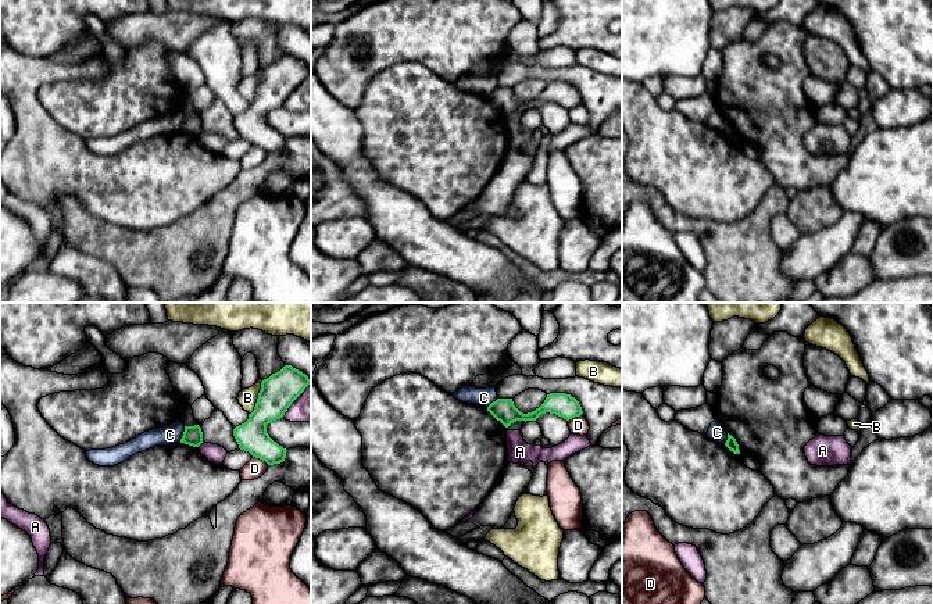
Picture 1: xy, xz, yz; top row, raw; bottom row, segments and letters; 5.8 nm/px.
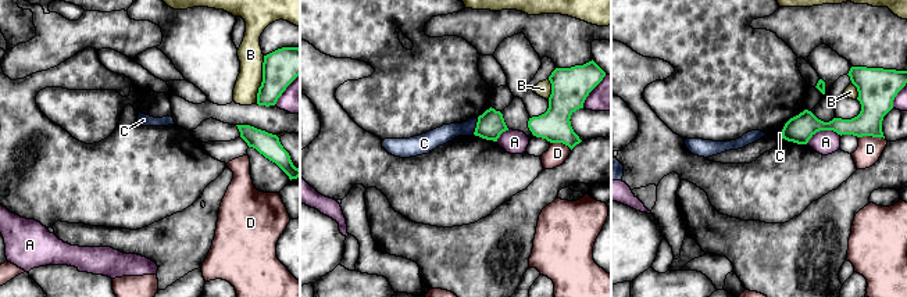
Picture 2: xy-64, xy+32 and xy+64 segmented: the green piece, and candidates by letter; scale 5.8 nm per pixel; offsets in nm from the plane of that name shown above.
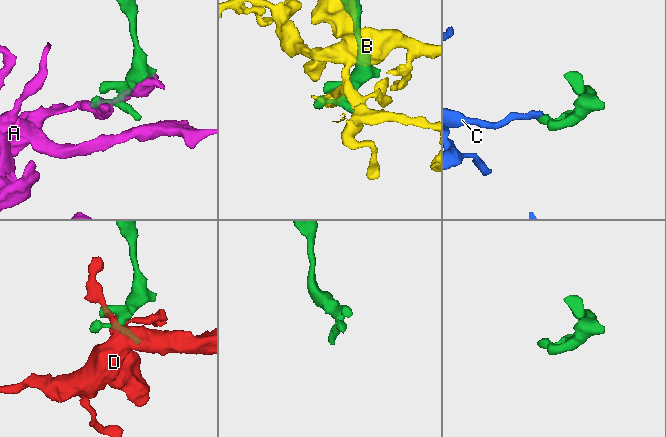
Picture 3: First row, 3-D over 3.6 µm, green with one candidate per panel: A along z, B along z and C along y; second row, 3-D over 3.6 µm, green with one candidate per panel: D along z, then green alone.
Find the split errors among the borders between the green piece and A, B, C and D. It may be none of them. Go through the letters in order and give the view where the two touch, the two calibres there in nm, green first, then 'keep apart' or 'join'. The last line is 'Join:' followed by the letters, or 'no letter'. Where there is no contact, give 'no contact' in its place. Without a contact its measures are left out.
A: contact in xy; calibres 200 and 180 nm; keep apart
B: contact in xy; calibres 200 and 110 nm; keep apart
C: contact in xy; calibres 110 and 110 nm; keep apart
D: contact in xy; calibres 180 and 110 nm; keep apart
Join: no letter

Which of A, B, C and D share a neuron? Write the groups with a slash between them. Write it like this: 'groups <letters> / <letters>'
groups A / B / C / D

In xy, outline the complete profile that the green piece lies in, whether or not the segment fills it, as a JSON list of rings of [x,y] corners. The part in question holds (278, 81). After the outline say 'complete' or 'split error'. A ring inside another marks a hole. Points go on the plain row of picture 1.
[[[285,54],[264,68],[254,100],[249,103],[244,112],[233,118],[239,137],[268,154],[283,151],[287,139],[269,126],[267,114],[283,107],[287,97],[308,74],[308,65],[292,54]]] | complete

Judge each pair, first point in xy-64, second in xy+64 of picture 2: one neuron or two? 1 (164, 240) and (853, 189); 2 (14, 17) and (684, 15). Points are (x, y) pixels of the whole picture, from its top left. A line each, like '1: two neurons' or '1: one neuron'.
1: one neuron
2: one neuron

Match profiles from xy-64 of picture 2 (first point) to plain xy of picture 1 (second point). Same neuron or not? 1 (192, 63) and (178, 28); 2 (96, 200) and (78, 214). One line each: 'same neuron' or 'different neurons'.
1: different neurons
2: different neurons

